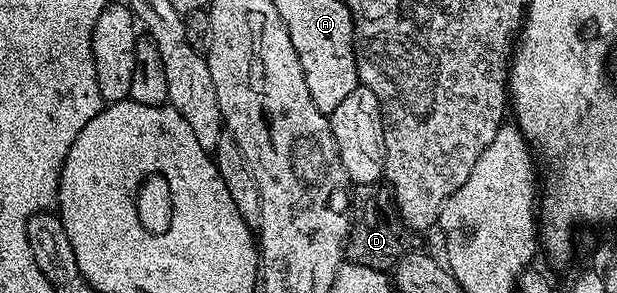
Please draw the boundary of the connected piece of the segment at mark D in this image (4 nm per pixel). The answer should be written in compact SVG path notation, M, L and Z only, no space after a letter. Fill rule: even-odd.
M361 184L353 192L353 223L347 233L345 256L350 263L375 268L379 272L394 269L399 259L409 251L409 229L399 216L390 187L378 184Z

